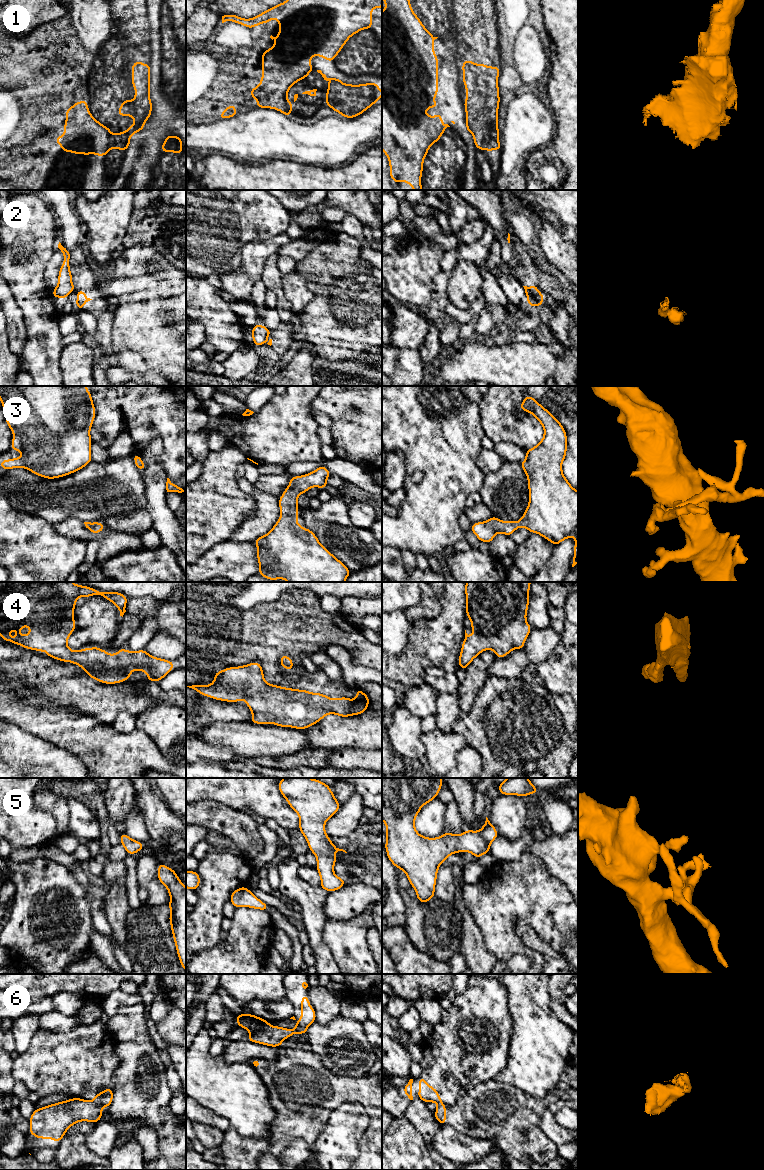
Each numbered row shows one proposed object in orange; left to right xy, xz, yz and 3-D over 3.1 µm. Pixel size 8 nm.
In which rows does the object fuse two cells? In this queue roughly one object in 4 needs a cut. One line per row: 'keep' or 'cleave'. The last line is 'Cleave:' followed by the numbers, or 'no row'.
1: cleave
2: cleave
3: keep
4: keep
5: keep
6: cleave
Cleave: 1, 2, 6

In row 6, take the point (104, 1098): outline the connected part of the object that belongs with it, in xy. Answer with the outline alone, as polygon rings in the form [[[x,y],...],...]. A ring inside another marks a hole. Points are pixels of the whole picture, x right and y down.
[[[107,1088],[104,1091],[96,1094],[92,1102],[108,1108],[111,1105],[112,1101],[113,1101],[113,1089]]]

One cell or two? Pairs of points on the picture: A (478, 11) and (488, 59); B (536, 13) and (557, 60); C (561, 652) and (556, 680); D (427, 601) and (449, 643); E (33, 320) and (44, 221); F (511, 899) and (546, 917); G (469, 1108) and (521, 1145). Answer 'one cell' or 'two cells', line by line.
A: one cell
B: two cells
C: one cell
D: two cells
E: one cell
F: one cell
G: one cell

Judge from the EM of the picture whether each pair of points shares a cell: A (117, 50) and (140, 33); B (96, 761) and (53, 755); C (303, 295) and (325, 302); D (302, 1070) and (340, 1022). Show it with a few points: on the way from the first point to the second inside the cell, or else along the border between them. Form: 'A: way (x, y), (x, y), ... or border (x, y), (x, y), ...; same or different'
A: border (117, 33), (126, 52), (127, 65); different
B: border (64, 747), (74, 753), (86, 767); different
C: border (304, 277), (314, 298), (298, 314); different
D: border (311, 1050), (321, 1063), (331, 1070); different

